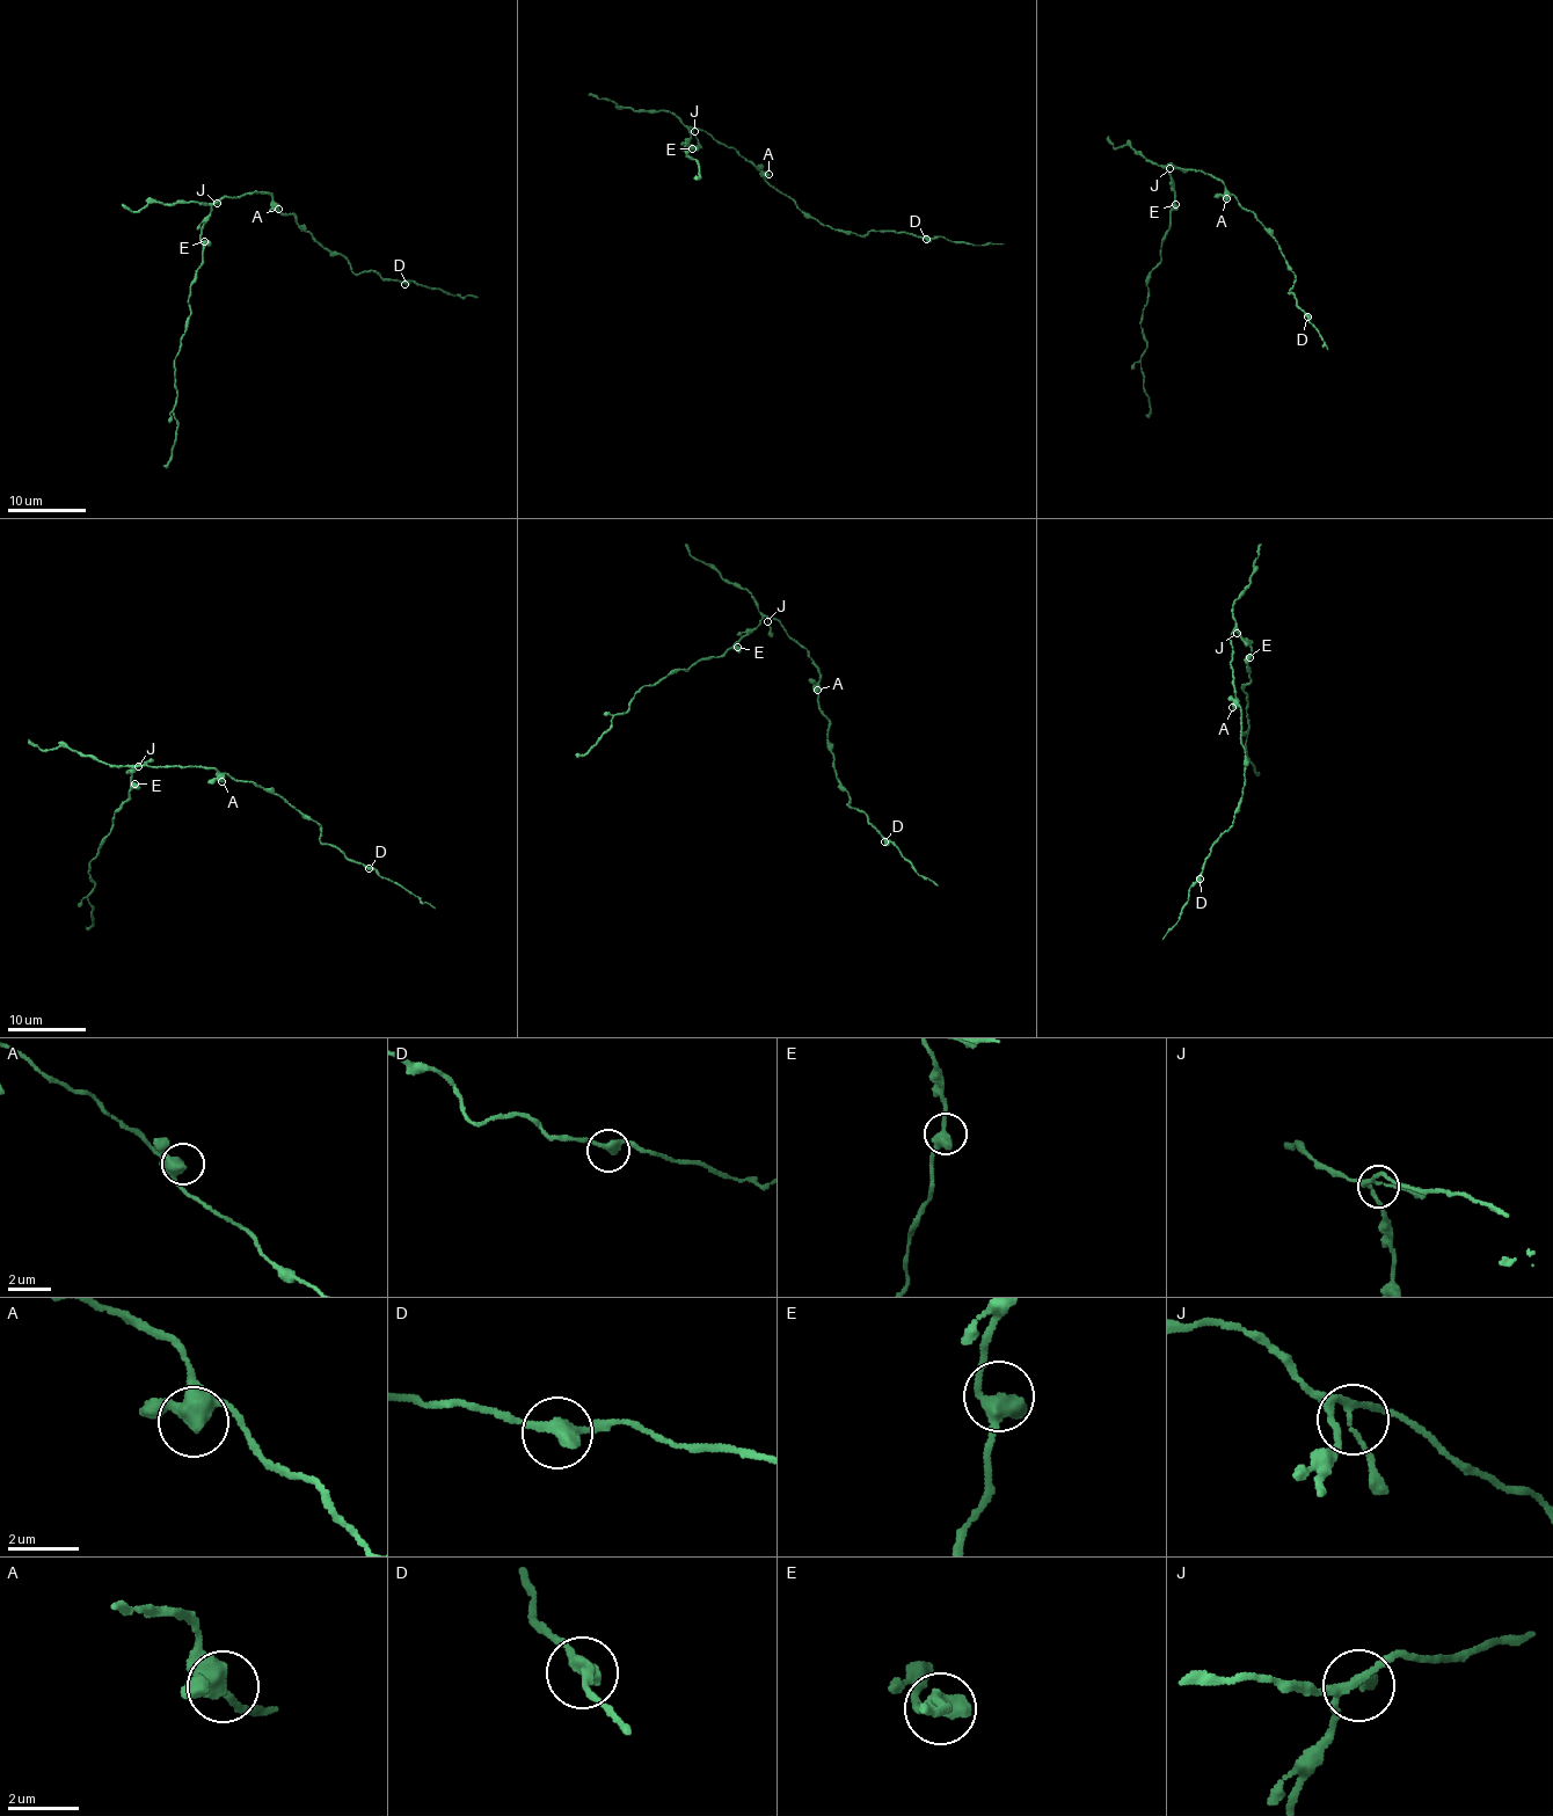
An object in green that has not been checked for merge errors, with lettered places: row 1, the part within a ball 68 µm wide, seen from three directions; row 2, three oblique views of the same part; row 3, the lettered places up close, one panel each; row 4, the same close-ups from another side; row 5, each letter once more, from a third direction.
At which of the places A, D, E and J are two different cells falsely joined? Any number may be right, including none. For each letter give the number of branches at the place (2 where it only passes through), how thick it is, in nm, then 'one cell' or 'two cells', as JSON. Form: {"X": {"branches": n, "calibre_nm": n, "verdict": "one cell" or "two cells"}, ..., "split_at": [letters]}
{"A": {"branches": 3, "calibre_nm": 400, "verdict": "one cell"}, "D": {"branches": 2, "calibre_nm": 360, "verdict": "one cell"}, "E": {"branches": 2, "calibre_nm": 440, "verdict": "one cell"}, "J": {"branches": 4, "calibre_nm": 150, "verdict": "one cell"}, "split_at": []}

